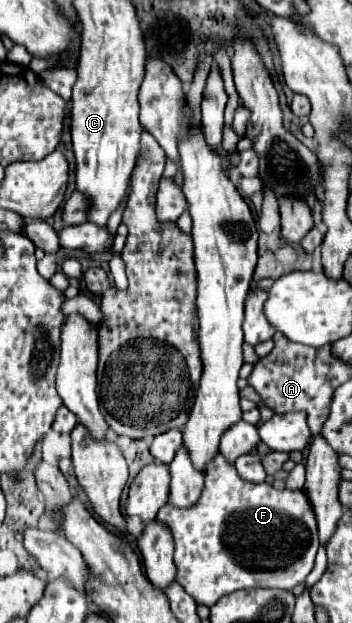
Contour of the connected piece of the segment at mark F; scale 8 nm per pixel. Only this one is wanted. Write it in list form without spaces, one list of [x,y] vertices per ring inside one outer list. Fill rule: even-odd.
[[[216,453],[210,463],[206,465],[204,471],[204,487],[202,487],[202,495],[200,499],[192,505],[192,507],[174,507],[170,503],[166,503],[156,517],[162,525],[166,525],[174,537],[174,563],[178,567],[178,583],[184,587],[184,591],[188,595],[192,595],[196,599],[196,603],[202,603],[206,607],[212,607],[220,597],[240,591],[240,589],[256,589],[256,587],[276,587],[276,589],[284,589],[284,591],[292,591],[296,585],[300,585],[306,575],[312,571],[314,567],[314,557],[316,551],[320,547],[318,543],[318,529],[314,523],[314,515],[310,515],[310,503],[306,503],[306,495],[302,495],[302,491],[292,491],[292,489],[276,489],[270,483],[248,483],[244,479],[238,477],[238,473],[234,471],[234,465],[230,461],[224,459],[224,455]]]

